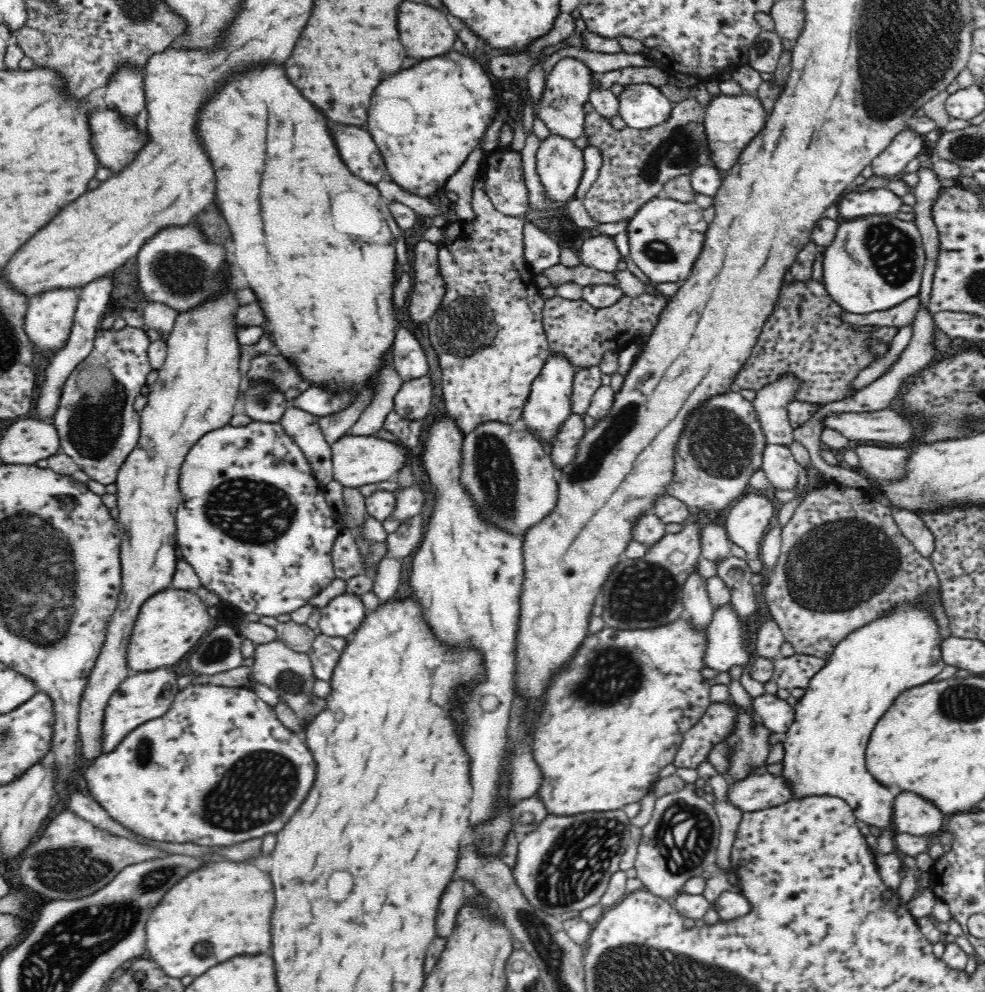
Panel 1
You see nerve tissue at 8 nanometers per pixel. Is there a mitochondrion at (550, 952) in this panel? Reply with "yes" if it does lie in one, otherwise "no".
yes

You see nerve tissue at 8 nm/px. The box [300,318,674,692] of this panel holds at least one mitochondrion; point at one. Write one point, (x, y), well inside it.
(495, 471)

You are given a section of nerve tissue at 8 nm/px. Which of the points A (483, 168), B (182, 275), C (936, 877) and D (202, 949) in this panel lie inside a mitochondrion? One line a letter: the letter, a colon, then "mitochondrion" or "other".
A: other
B: mitochondrion
C: other
D: mitochondrion

